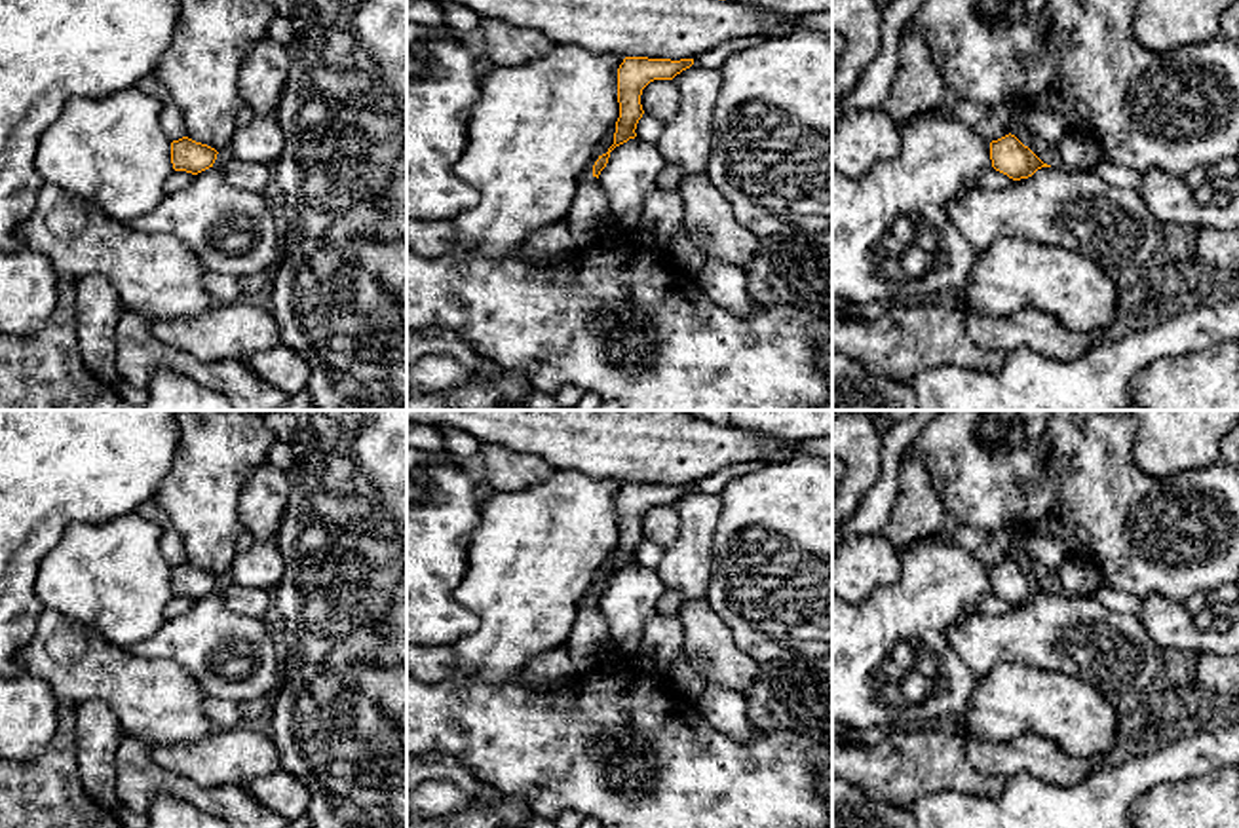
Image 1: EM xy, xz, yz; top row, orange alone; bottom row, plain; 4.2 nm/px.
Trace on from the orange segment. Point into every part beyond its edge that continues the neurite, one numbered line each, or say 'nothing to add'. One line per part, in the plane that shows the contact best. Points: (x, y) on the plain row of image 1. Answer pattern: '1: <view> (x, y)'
nothing to add

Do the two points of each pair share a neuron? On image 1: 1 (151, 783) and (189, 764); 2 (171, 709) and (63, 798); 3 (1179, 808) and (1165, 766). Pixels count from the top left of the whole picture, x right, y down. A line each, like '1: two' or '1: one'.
1: two
2: two
3: two

